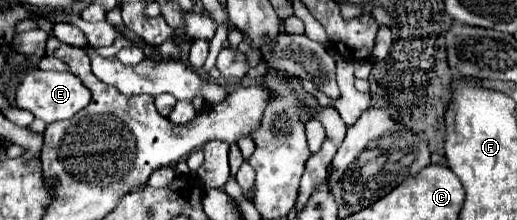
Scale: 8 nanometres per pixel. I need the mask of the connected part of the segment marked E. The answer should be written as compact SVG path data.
M32 69L22 77L22 81L16 87L16 105L20 109L30 111L34 117L38 117L46 123L54 123L54 121L60 121L60 119L70 119L74 113L78 113L88 103L90 103L90 91L70 71L56 73L56 71Z

